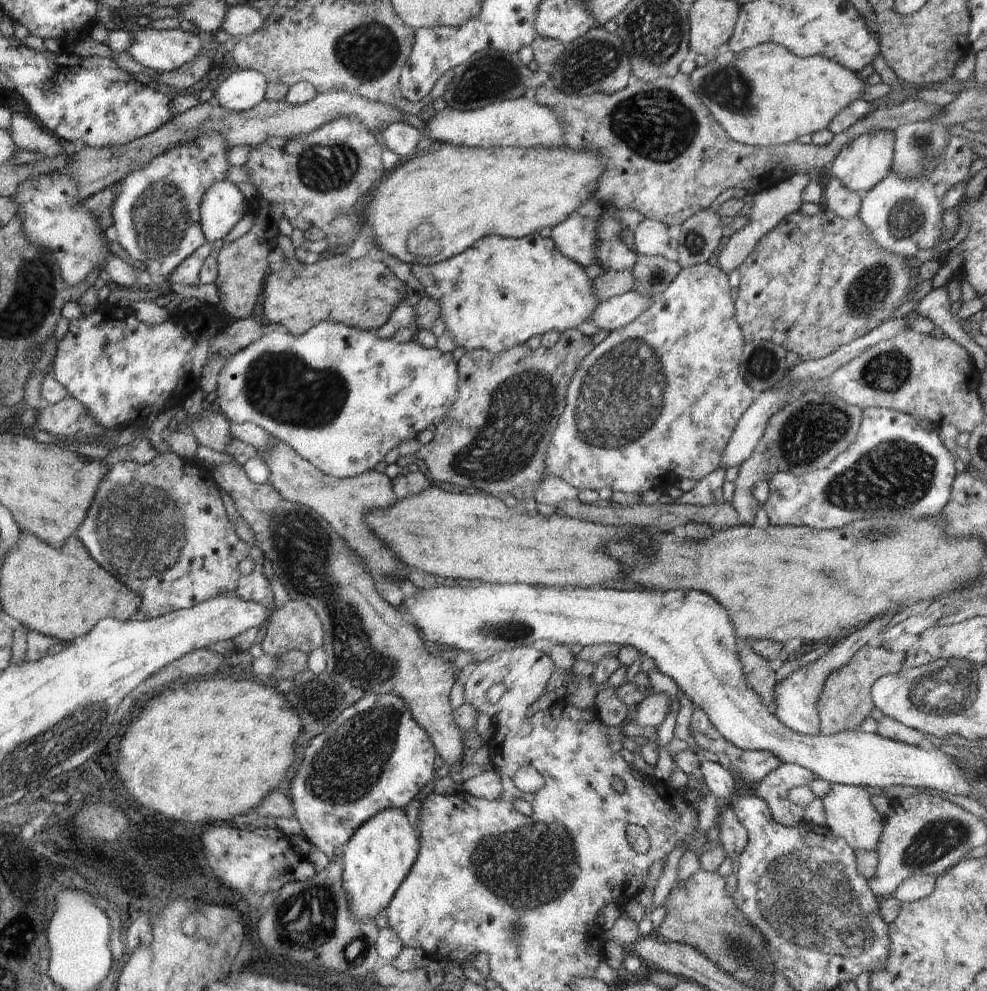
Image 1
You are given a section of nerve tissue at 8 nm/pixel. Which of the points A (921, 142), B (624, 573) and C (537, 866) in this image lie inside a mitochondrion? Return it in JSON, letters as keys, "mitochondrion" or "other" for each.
{"A":"mitochondrion","B":"other","C":"mitochondrion"}

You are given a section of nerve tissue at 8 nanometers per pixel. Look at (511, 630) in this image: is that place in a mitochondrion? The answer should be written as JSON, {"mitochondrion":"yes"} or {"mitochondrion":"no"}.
{"mitochondrion":"yes"}

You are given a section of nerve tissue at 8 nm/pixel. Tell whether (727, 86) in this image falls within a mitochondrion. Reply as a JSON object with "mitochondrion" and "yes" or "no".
{"mitochondrion":"yes"}

